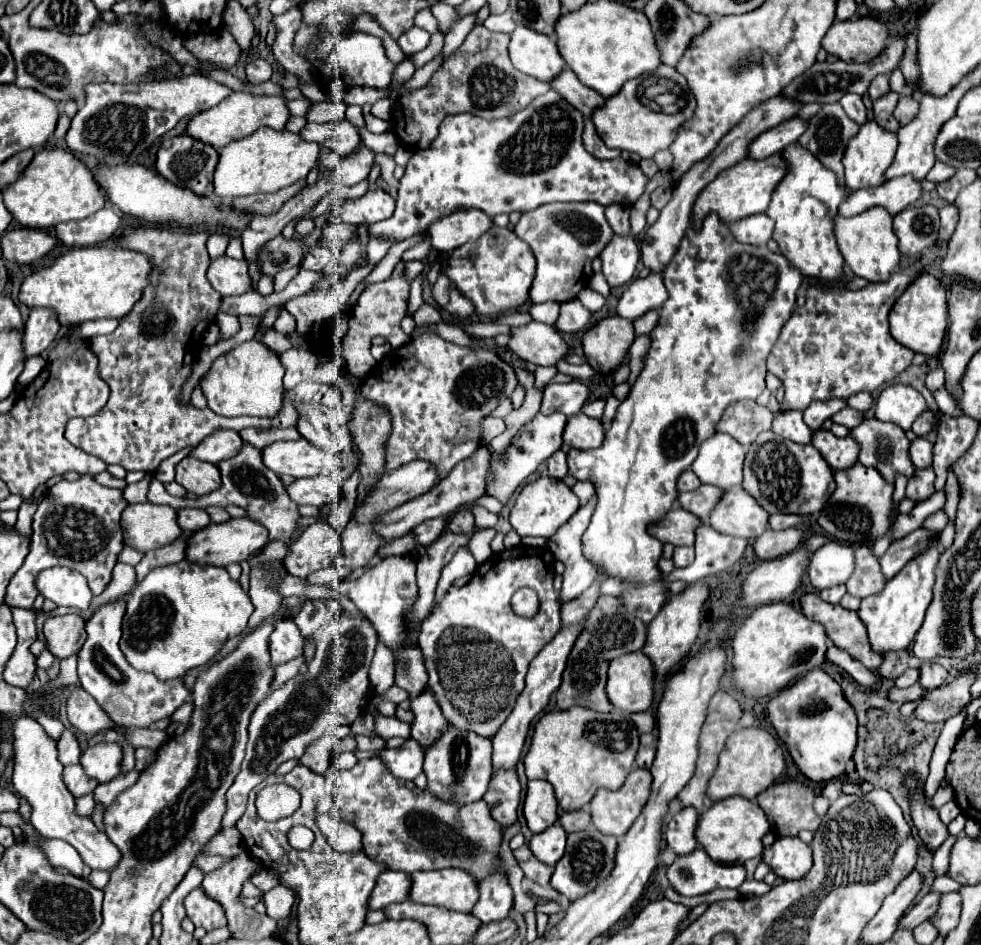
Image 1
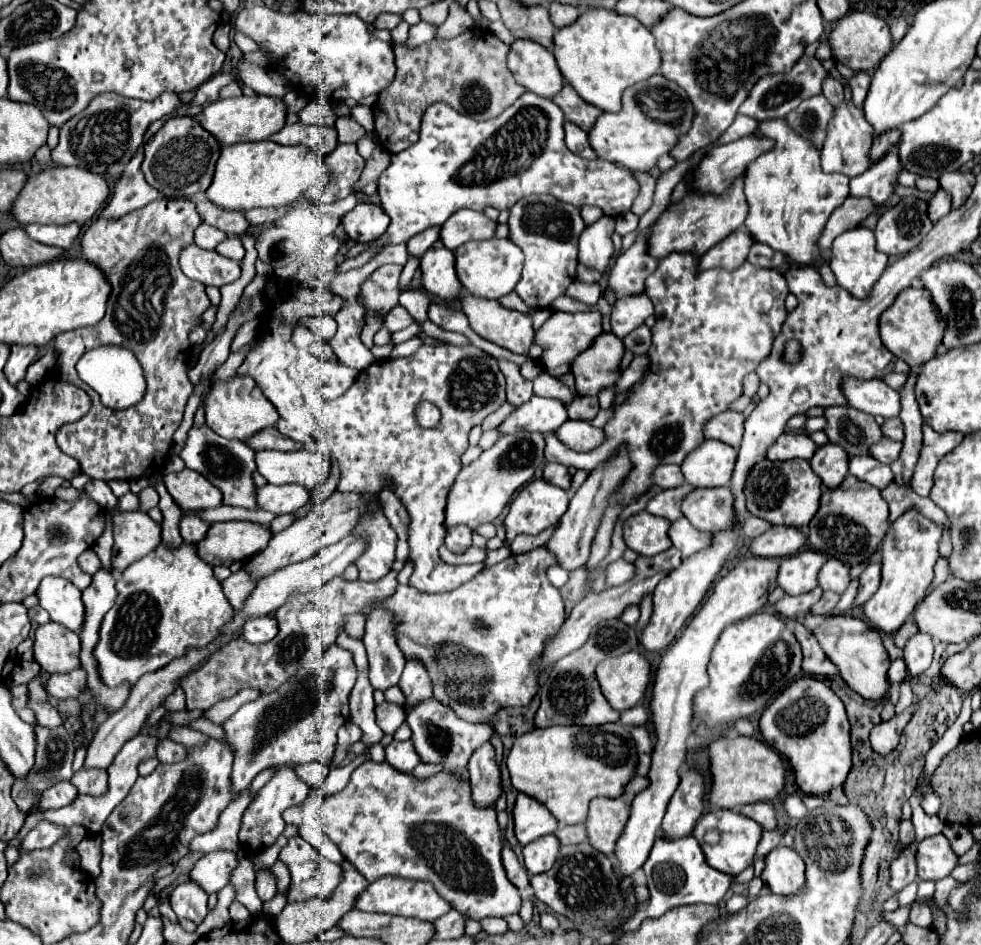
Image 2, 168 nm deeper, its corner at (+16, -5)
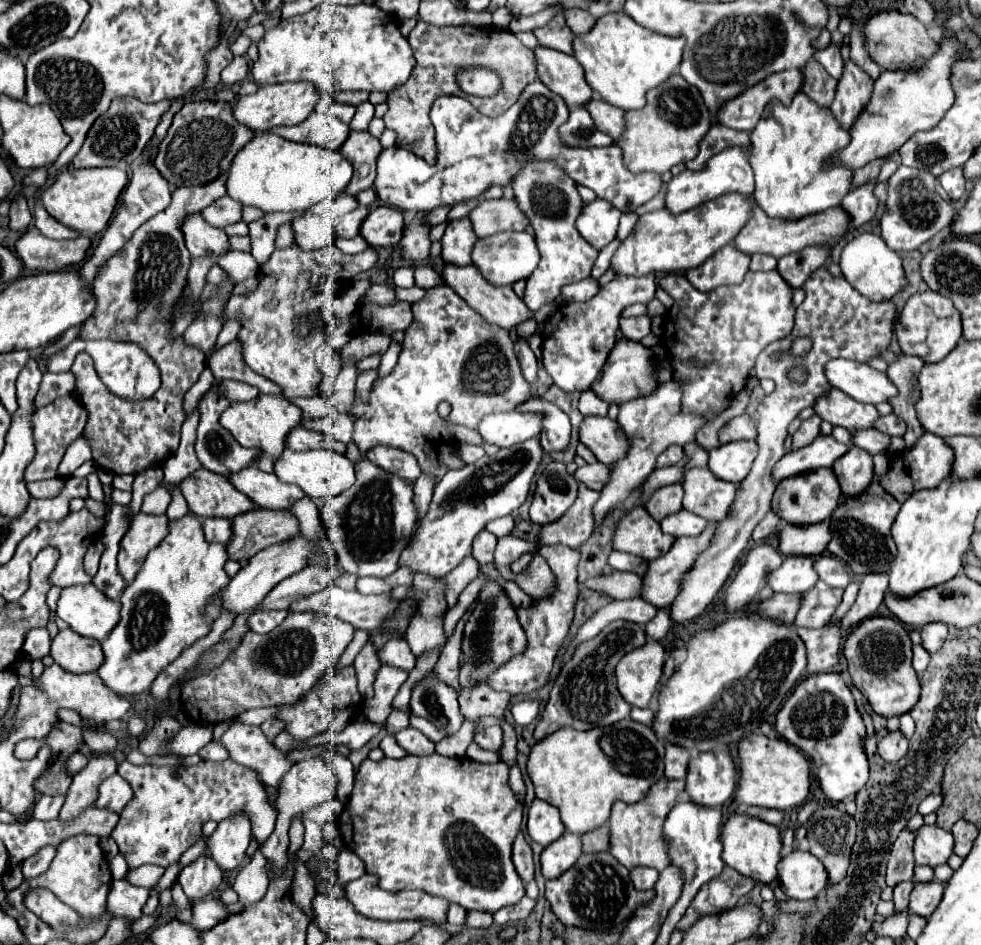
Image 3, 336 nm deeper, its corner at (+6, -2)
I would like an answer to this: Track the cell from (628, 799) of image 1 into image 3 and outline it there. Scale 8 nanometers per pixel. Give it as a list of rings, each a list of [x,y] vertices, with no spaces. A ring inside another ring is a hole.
[[[658,780],[648,796],[636,804],[616,802],[610,814],[610,854],[624,864],[628,870],[636,866],[648,866],[662,872],[670,866],[670,856],[666,856],[666,844],[662,844],[662,824],[666,820],[666,812],[674,808],[680,792],[684,790],[684,780]]]

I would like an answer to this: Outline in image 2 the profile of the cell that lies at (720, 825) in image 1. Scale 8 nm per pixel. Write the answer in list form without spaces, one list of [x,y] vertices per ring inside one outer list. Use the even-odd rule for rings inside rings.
[[[720,809],[704,813],[692,831],[692,837],[696,837],[702,845],[702,851],[708,859],[708,865],[716,867],[718,871],[724,871],[728,875],[738,875],[740,871],[744,871],[750,865],[750,861],[756,853],[756,845],[760,841],[760,835],[762,835],[762,827],[756,825],[752,819],[748,819],[736,811],[720,811]],[[712,829],[720,833],[720,841],[716,845],[708,845],[704,841],[704,835]]]

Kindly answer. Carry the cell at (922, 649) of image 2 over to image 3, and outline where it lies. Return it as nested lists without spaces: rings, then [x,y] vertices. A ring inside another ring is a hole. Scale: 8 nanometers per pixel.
[[[924,624],[922,626],[922,646],[934,654],[946,640],[948,626],[946,624]]]

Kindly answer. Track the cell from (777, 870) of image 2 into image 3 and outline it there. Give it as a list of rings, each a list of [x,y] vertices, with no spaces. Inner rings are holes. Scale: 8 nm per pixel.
[[[794,850],[778,864],[778,880],[792,900],[814,900],[828,886],[824,864],[810,852]]]

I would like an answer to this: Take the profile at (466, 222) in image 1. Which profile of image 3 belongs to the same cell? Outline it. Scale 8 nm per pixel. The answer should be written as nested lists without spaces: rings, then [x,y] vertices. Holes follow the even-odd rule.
[[[506,198],[482,200],[478,208],[470,212],[470,220],[478,238],[486,238],[504,230],[522,232],[530,226],[530,220],[526,220],[526,214],[518,208],[518,202]]]

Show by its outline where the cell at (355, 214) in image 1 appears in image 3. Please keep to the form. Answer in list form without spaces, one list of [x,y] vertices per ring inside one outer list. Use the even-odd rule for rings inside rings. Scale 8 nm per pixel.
[[[374,206],[370,216],[360,228],[360,234],[366,238],[370,246],[396,246],[402,240],[404,218],[398,208],[390,206]]]

